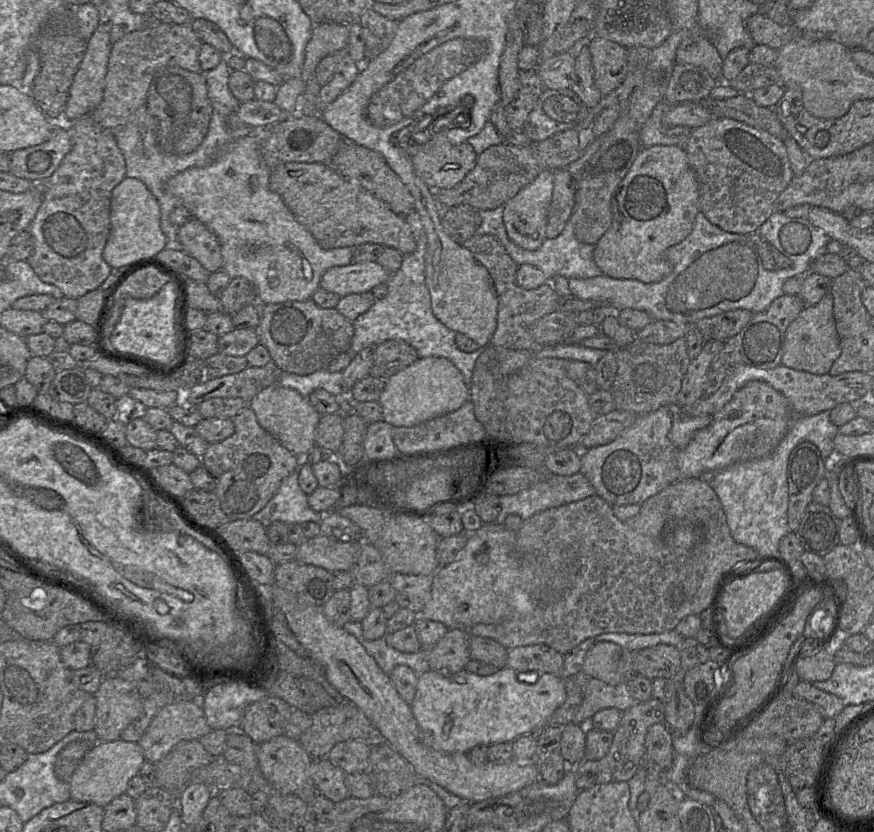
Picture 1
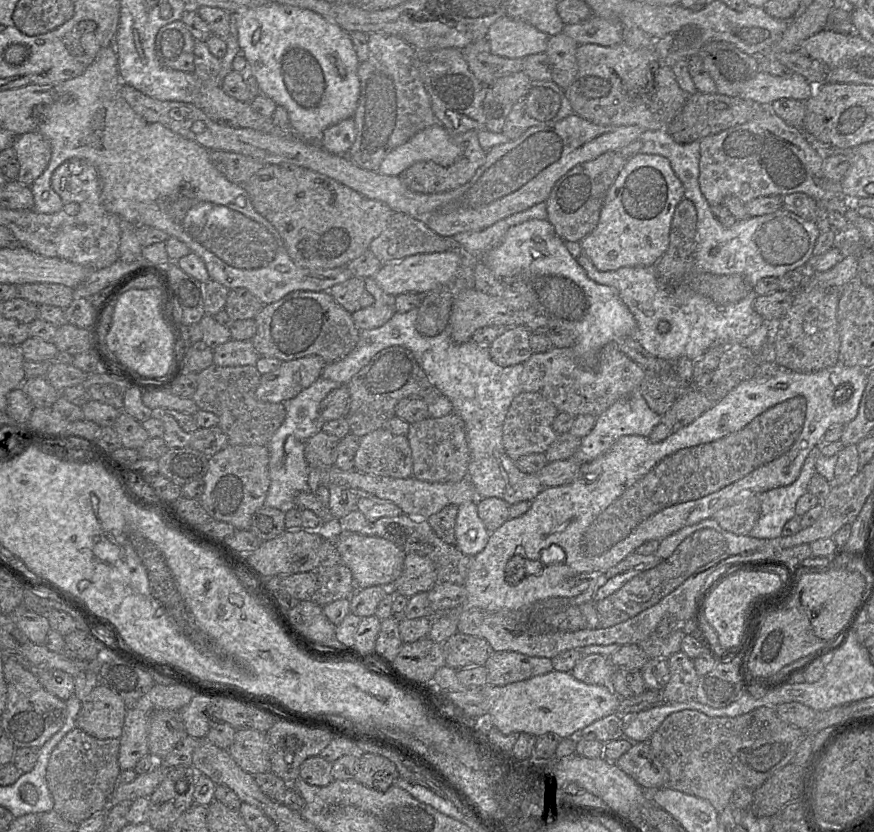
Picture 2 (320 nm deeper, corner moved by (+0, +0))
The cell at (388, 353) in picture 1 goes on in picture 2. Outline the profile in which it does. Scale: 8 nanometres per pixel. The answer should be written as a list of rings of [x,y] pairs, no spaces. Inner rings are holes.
[[[391,346],[378,352],[351,378],[347,386],[350,392],[350,408],[345,418],[350,433],[359,438],[382,428],[387,420],[393,418],[395,407],[401,399],[418,396],[427,401],[437,393],[411,350],[402,346]]]

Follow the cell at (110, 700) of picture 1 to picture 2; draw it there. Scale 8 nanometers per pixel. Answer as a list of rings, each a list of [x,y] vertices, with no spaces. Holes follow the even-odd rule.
[[[97,684],[81,701],[76,727],[101,740],[119,739],[127,707],[123,699],[108,687]]]

